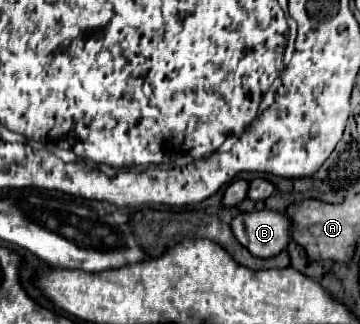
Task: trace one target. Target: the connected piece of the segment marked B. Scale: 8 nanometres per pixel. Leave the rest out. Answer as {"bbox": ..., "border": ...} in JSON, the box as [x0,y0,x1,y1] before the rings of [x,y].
{"bbox":[230,211,288,257],"border":[[[276,211],[240,213],[230,221],[234,237],[256,257],[274,257],[288,245],[288,217]]]}

